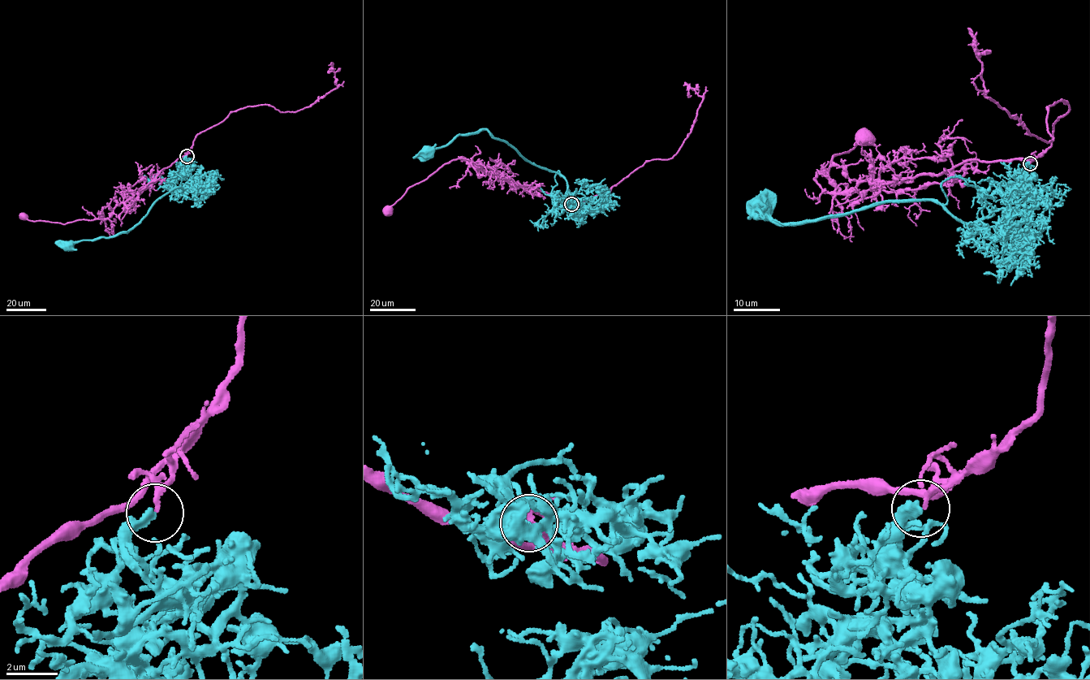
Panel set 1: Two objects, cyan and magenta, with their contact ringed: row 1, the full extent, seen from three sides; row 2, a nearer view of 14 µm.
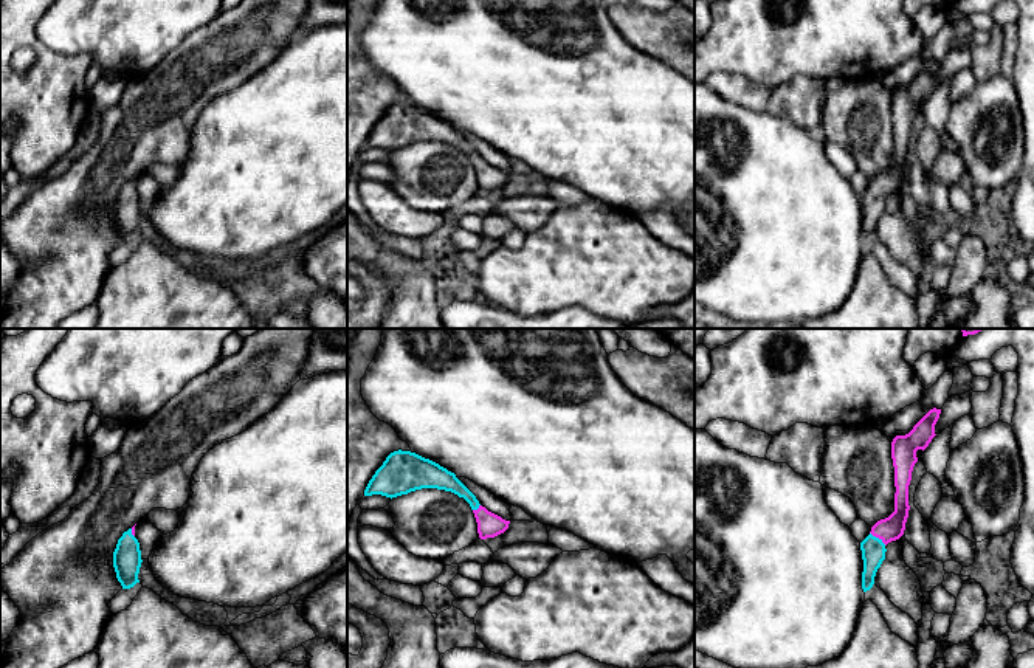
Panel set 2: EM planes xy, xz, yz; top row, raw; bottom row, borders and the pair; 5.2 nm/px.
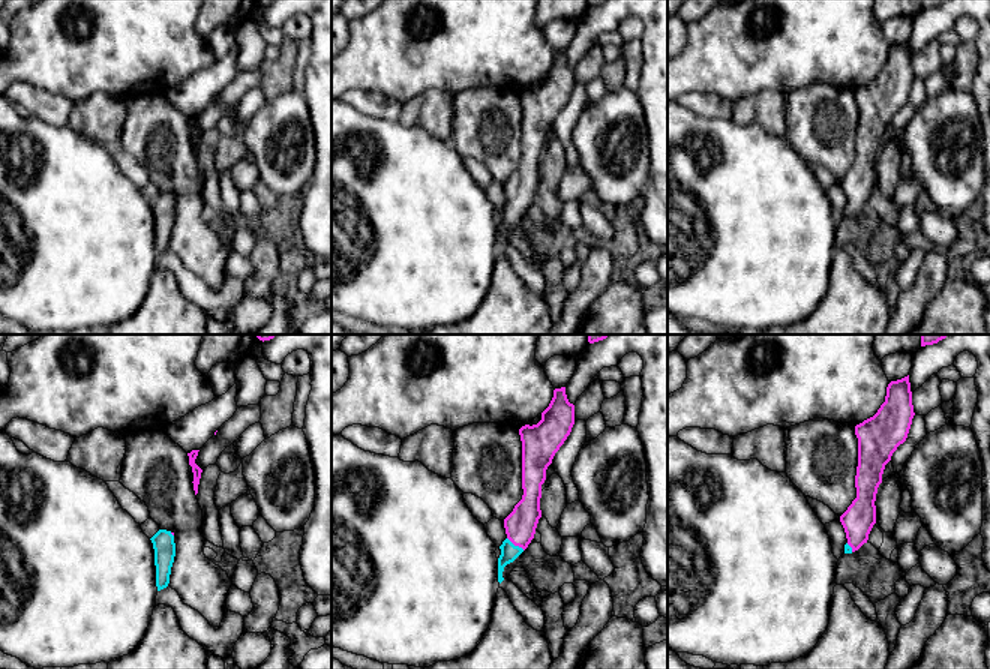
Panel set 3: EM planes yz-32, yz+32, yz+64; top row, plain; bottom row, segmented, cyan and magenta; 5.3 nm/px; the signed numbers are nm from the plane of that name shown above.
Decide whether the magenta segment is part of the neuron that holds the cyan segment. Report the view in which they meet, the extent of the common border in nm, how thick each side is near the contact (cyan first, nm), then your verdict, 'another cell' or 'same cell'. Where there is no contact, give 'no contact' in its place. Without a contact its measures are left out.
yz | 110 nm | 130/130 nm | another cell

